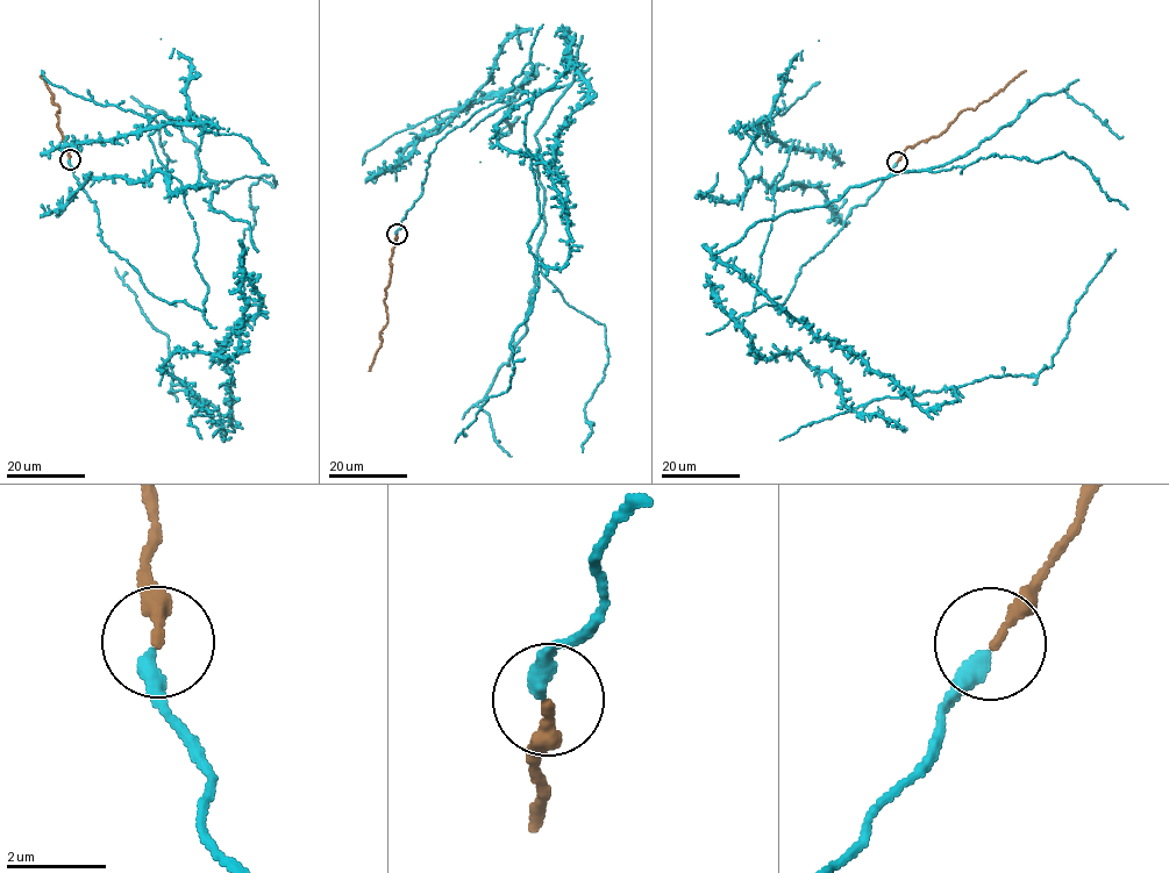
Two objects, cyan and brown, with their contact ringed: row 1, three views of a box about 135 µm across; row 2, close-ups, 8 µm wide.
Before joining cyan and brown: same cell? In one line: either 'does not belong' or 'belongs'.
belongs

